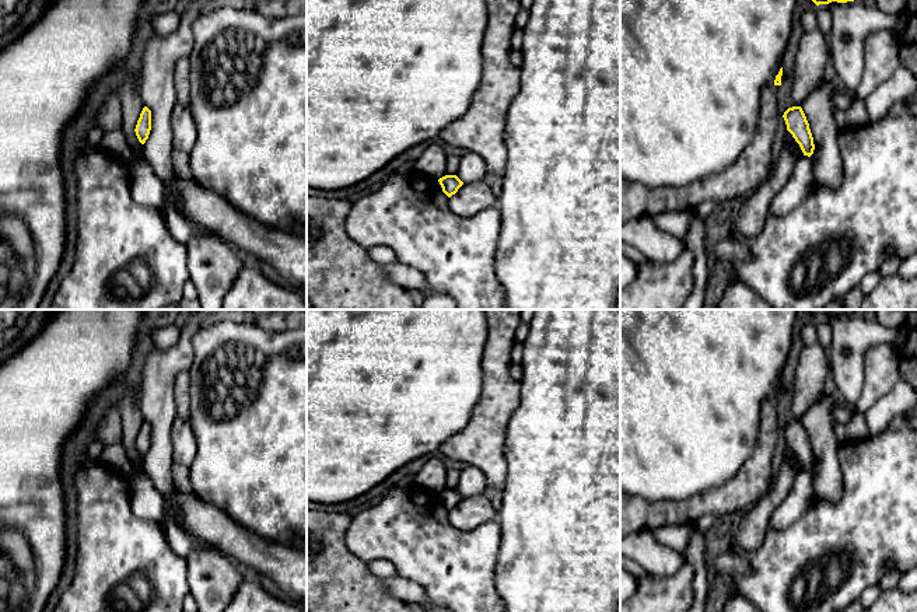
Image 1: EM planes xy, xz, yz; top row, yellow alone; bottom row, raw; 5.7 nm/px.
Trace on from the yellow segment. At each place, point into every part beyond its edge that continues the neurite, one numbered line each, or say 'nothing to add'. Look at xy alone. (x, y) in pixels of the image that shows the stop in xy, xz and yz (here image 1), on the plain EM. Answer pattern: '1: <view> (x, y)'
nothing to add

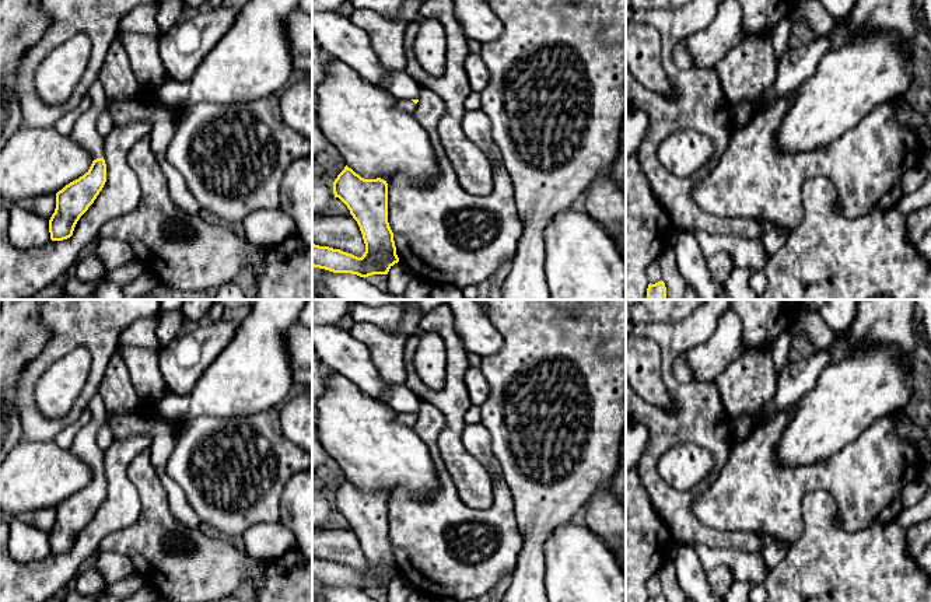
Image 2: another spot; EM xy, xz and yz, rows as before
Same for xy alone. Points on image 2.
1: xy (84, 445)

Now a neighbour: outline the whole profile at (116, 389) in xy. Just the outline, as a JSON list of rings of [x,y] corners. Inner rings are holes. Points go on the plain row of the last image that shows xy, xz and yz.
[[[119,351],[109,360],[98,393],[102,396],[109,416],[139,412],[141,403],[132,384],[127,365]]]

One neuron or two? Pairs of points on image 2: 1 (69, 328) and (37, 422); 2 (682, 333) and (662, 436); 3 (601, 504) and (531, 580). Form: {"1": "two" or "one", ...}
{"1": "one", "2": "one", "3": "two"}

